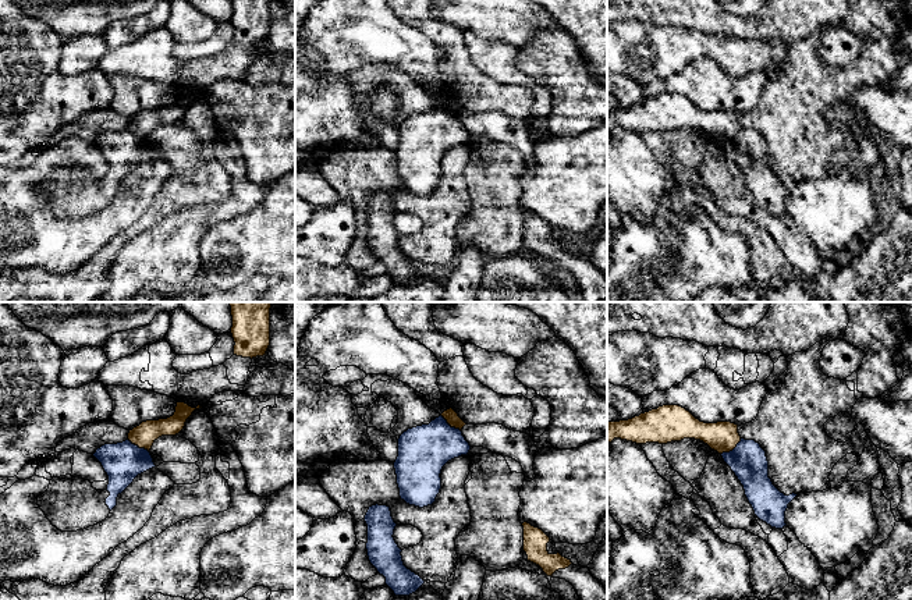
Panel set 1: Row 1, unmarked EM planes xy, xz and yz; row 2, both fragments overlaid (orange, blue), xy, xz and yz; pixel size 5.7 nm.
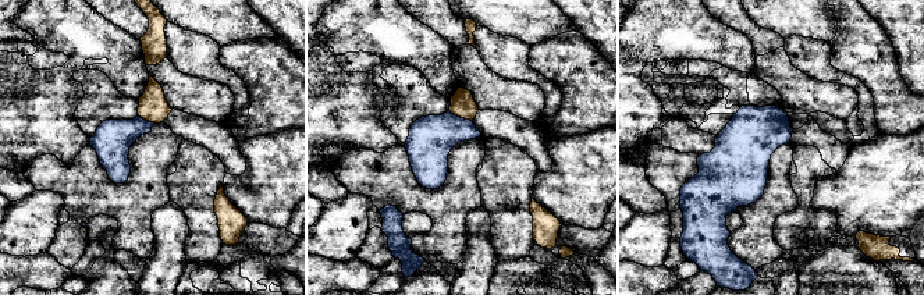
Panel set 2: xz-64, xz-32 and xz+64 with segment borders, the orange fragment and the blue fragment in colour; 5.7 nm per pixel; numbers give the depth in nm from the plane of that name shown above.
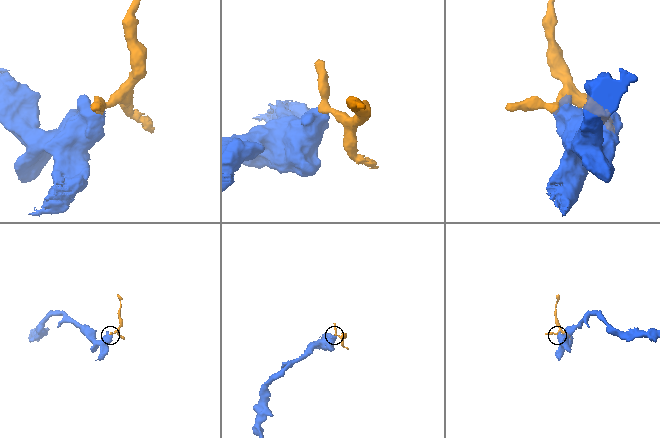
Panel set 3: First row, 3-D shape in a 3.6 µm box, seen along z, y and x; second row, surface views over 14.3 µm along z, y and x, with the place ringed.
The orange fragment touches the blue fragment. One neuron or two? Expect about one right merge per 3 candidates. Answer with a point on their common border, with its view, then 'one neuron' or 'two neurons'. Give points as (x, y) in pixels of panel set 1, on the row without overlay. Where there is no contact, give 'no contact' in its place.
yz (731, 138) | two neurons

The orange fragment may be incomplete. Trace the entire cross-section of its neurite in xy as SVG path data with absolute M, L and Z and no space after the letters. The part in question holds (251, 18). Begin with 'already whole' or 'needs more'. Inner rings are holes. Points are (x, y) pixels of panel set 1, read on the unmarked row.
already whole; M231 0L234 43L256 46L270 33L270 0Z

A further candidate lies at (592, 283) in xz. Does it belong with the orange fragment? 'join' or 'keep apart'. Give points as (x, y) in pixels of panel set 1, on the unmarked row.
join

